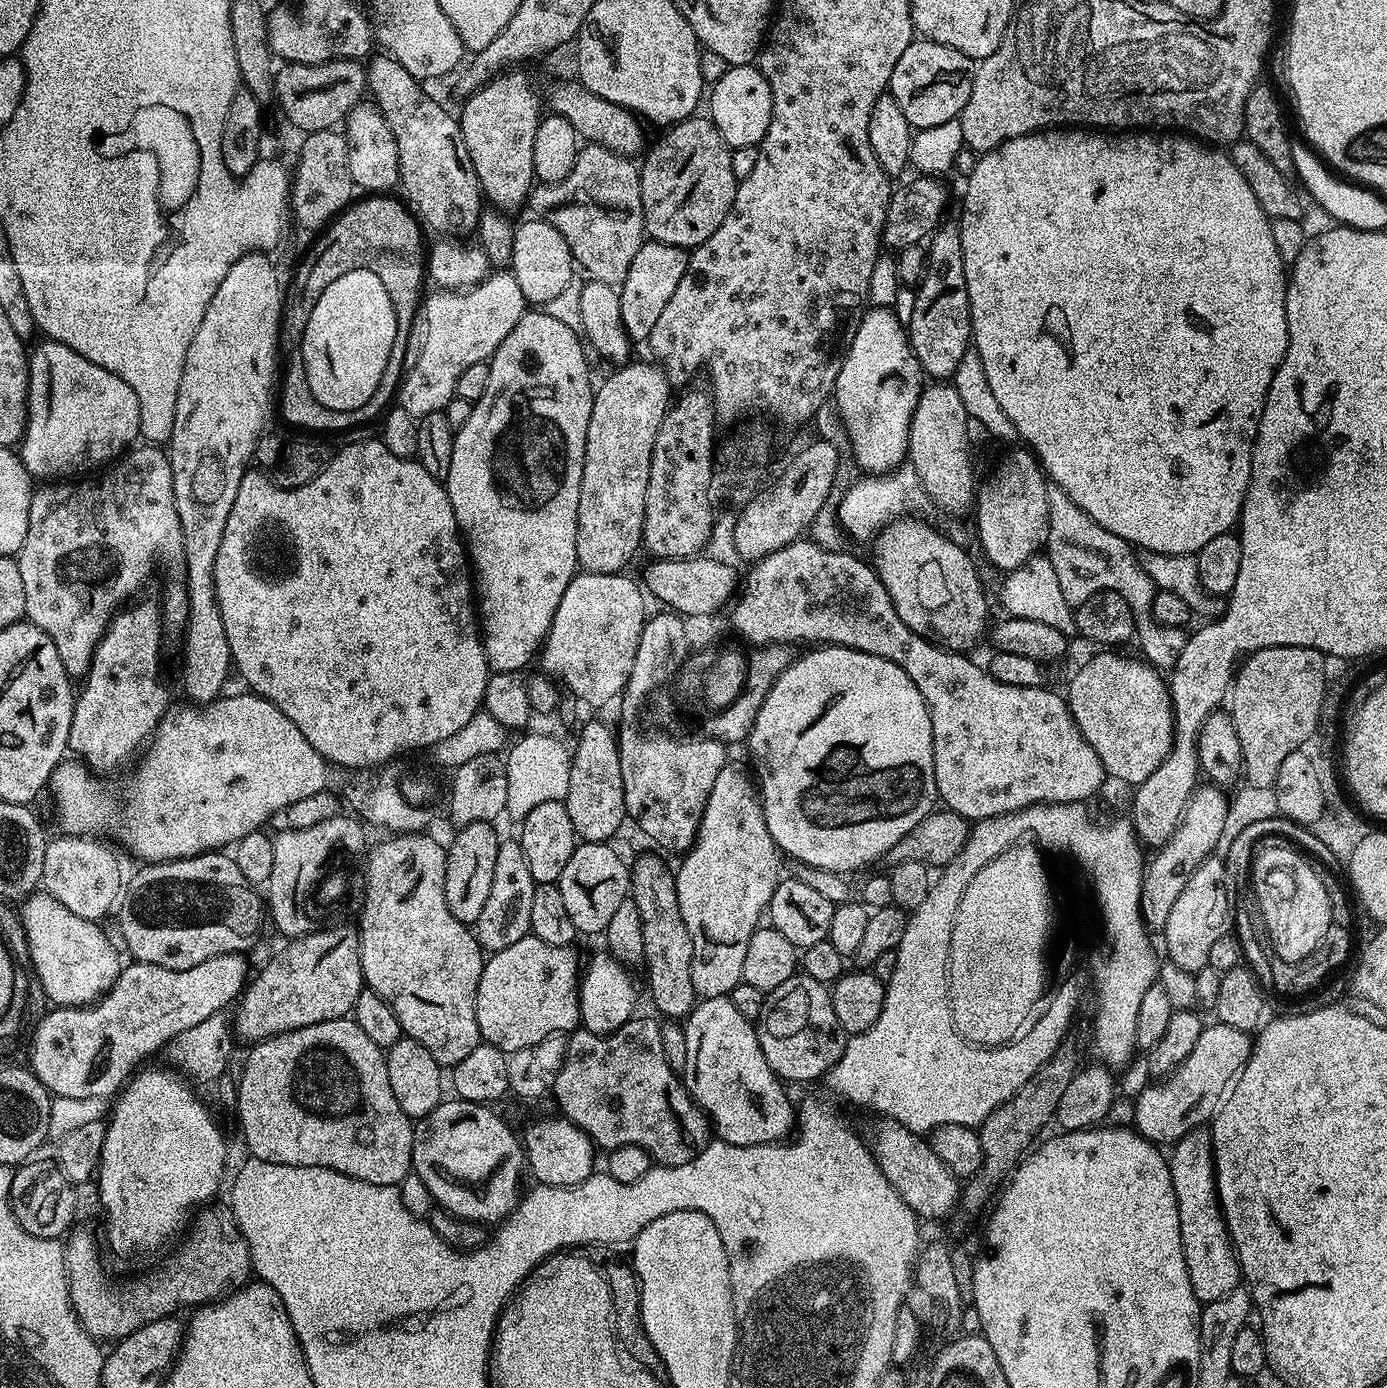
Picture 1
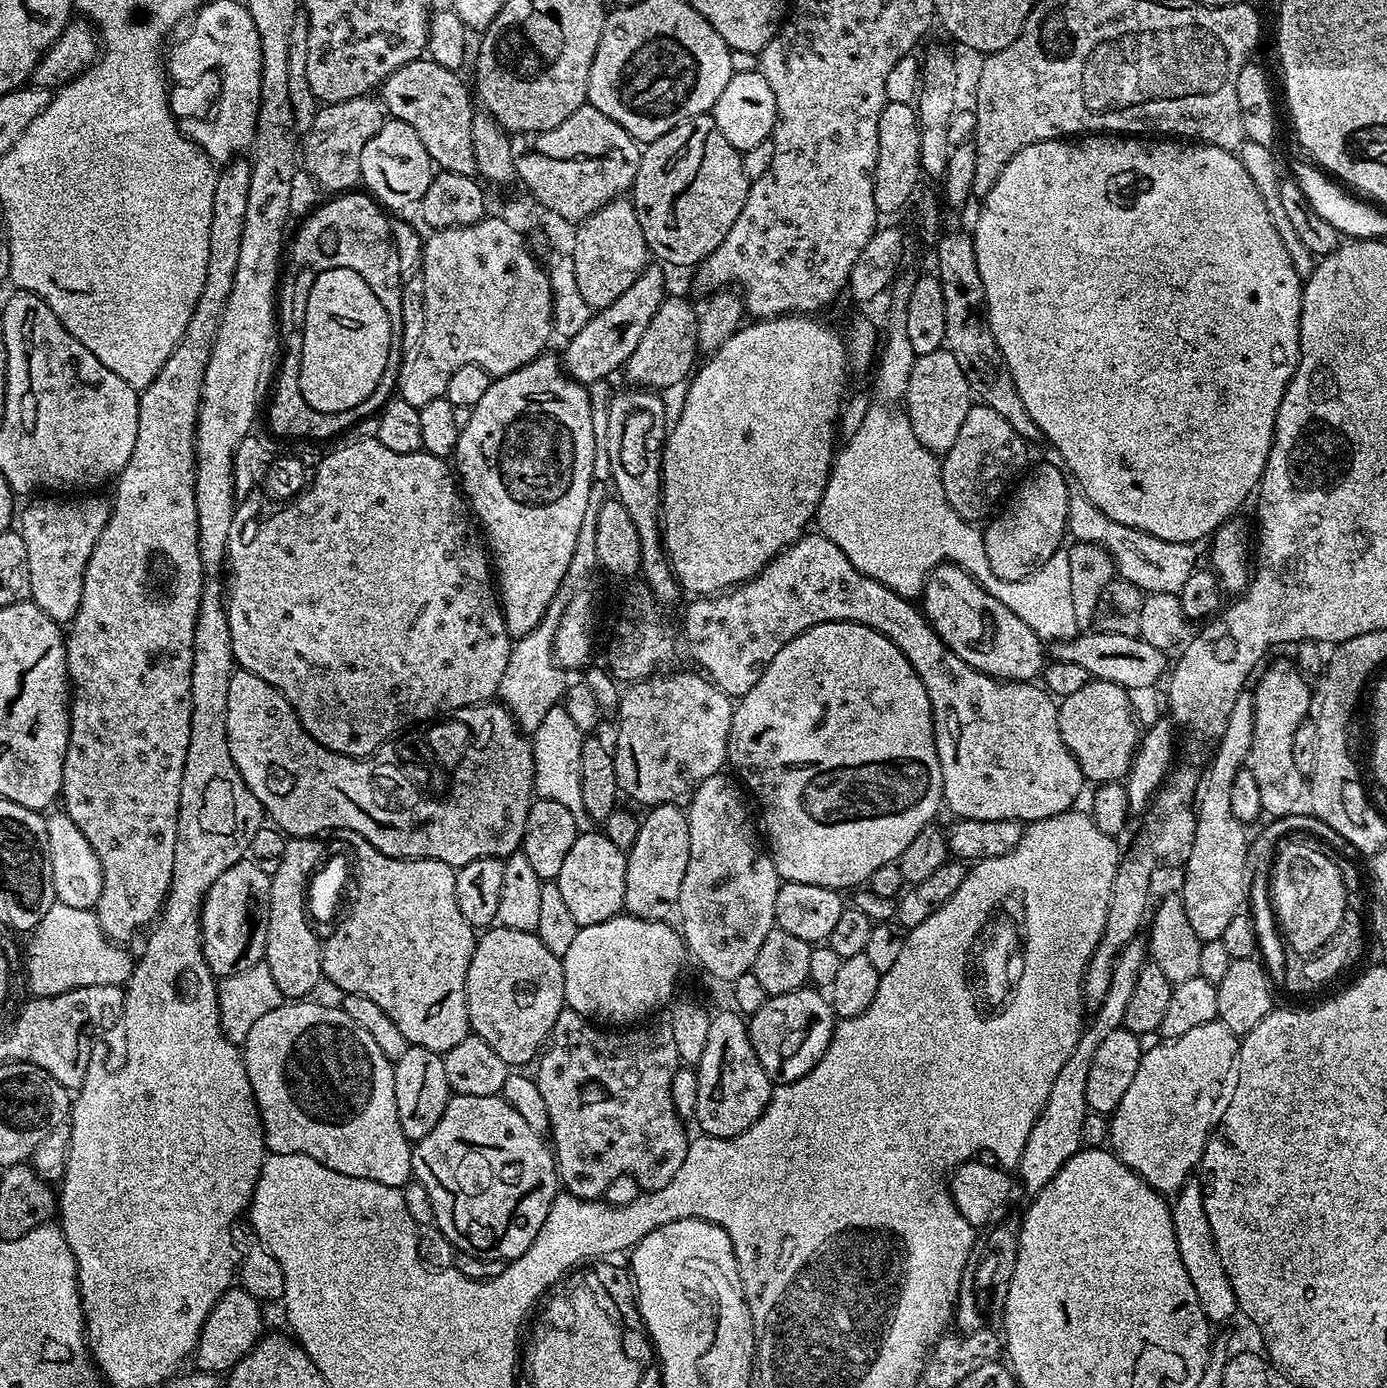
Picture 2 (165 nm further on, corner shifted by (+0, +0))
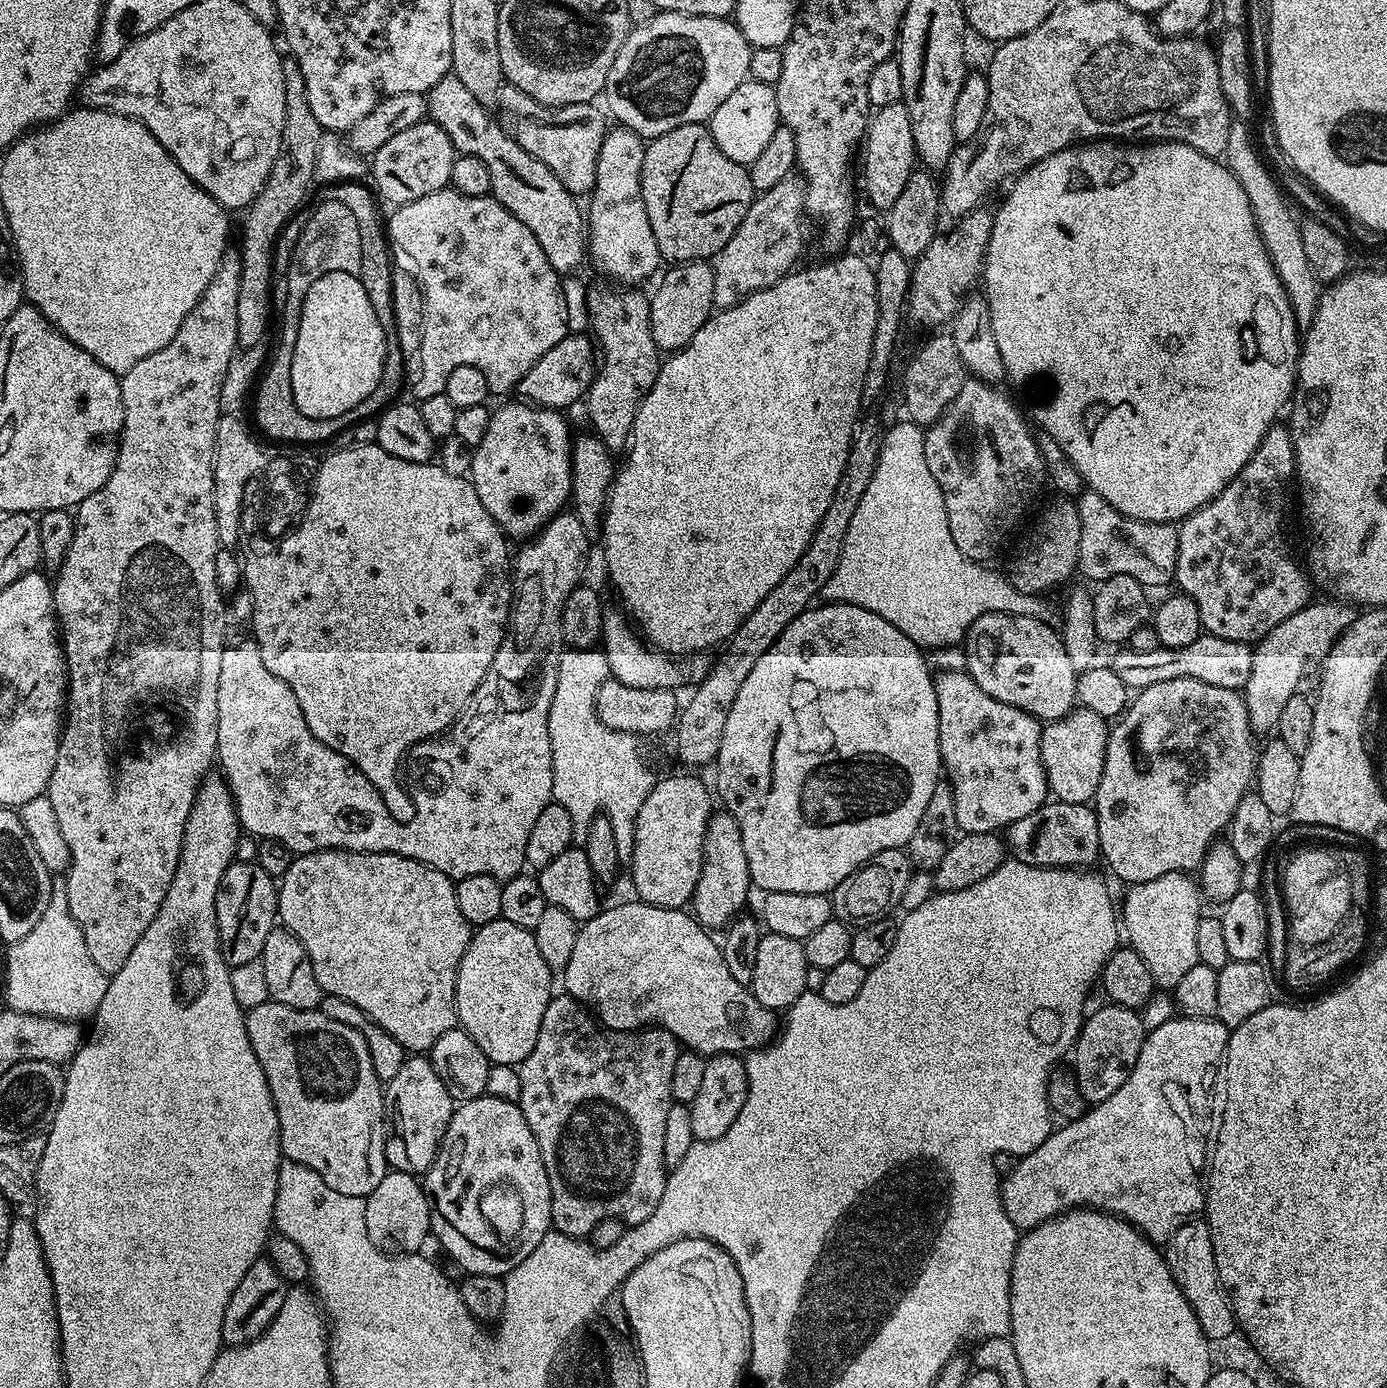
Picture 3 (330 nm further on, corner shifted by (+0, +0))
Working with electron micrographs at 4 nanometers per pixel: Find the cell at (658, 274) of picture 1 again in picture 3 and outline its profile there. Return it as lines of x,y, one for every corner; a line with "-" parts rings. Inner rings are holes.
568,334
558,342
534,366
518,385
518,392
521,392
525,401
542,408
555,408
557,410
568,410
568,407
576,399
583,397
592,385
592,378
596,374
598,367
598,356
594,351
594,344
587,335

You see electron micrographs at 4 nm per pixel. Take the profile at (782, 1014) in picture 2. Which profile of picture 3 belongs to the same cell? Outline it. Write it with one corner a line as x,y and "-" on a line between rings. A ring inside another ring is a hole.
635,902
636,904
620,904
617,908
605,907
597,912
593,920
585,921
576,933
573,953
570,954
570,962
562,973
562,979
566,986
565,991
577,1001
590,1009
603,1027
613,1028
615,1032
630,1032
643,1029
645,1026
665,1028
685,1049
699,1052
705,1057
711,1058
721,1054
744,1054
749,1050
764,1047
777,1035
777,1013
773,1009
762,1006
754,998
754,994
745,985
730,974
730,966
726,966
721,945
712,941
713,933
700,925
695,916
679,908
659,908
653,904

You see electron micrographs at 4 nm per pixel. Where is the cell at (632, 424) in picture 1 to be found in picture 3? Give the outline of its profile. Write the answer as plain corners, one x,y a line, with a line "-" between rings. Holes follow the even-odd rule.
703,260
676,262
660,280
656,293
651,293
650,330
661,353
671,354
685,348
698,334
698,330
713,315
714,274
713,265

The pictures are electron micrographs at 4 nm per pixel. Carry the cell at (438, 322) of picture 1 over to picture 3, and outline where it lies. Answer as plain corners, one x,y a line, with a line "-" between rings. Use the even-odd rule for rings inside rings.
445,190
434,194
426,194
409,204
401,204
393,212
396,213
390,218
387,217
386,220
386,235
394,245
395,251
397,253
400,251
412,263
408,264
416,277
417,283
420,285
422,296
432,294
430,304
424,304
424,310
432,310
432,312
424,312
424,328
421,334
421,346
424,348
424,357
422,358
424,369
418,378
416,388
410,393
411,399
419,402
431,396
441,395
446,386
447,376
456,366
462,366
463,364
482,370
482,374
486,376
489,393
508,392
511,388
513,391
519,385
521,378
532,369
534,362
538,362
538,358
542,358
542,354
546,354
546,350
558,346
558,342
564,339
566,335
565,311
561,299
562,276
561,273
552,269
546,254
542,254
542,246
538,246
538,238
534,238
534,234
530,229
522,222
518,222
518,218
514,218
514,214
510,214
510,210
503,208
499,200
488,194
484,196
464,196
455,190

